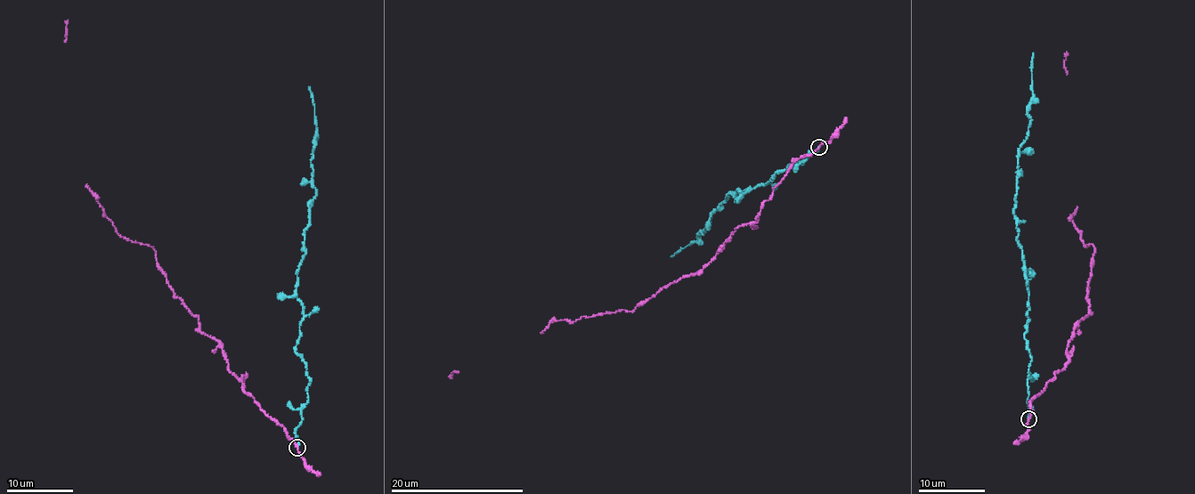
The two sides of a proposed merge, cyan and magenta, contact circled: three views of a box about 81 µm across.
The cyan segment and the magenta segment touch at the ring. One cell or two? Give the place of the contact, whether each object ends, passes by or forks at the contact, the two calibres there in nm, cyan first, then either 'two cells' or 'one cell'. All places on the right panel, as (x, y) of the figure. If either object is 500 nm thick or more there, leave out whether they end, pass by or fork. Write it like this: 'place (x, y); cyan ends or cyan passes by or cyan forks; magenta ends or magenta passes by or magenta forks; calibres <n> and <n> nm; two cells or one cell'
place (1028, 419); cyan ends; magenta passes by; calibres 160 and 170 nm; two cells

